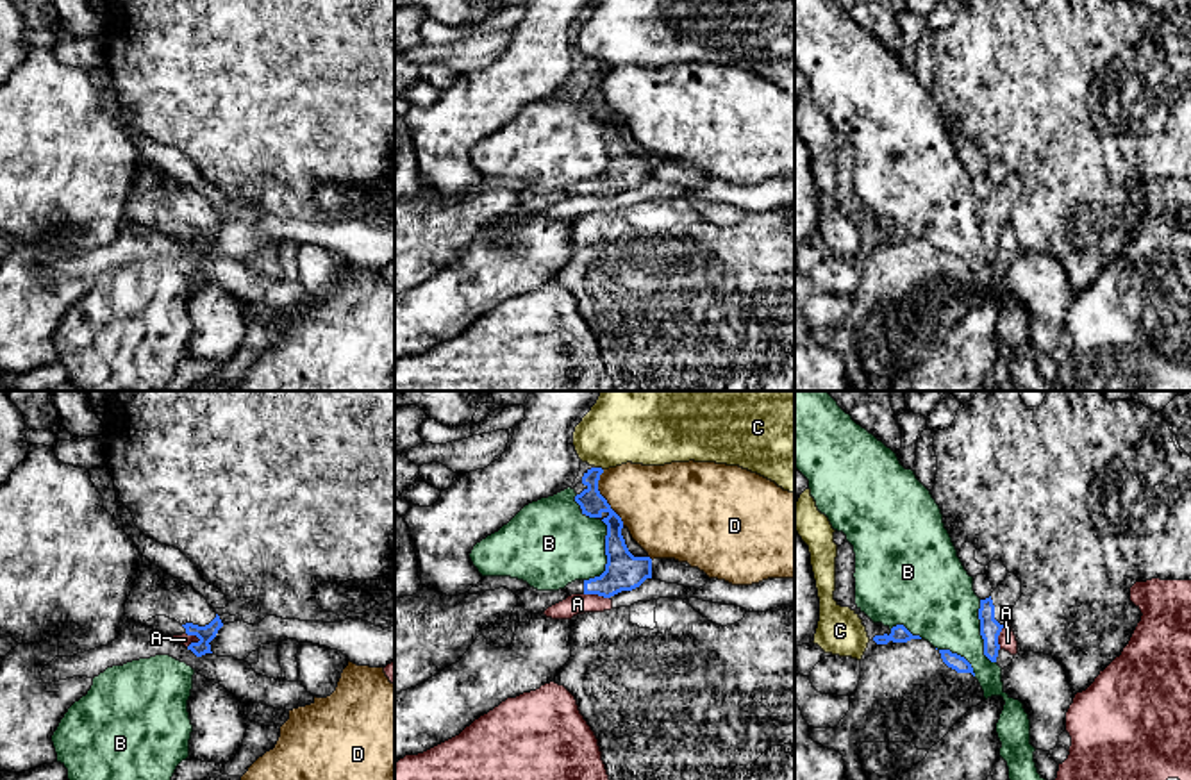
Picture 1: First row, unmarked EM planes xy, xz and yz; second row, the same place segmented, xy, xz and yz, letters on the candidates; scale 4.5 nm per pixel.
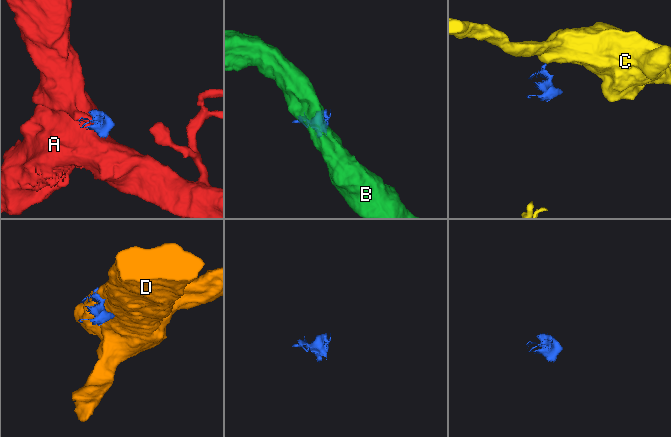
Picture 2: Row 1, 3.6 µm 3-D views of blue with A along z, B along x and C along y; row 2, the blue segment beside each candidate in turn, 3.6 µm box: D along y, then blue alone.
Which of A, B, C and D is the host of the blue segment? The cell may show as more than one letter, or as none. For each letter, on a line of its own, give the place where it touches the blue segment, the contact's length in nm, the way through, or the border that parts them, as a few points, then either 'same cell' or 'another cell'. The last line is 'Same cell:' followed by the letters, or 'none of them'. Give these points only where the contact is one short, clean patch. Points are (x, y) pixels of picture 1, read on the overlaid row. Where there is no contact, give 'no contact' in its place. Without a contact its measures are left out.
A: xy (193, 643) | 80 nm | along xy (200, 639), (186, 647) | another cell
B: xz (606, 554) | 300 nm | another cell
C: xz (599, 468) | 40 nm | along xz (595, 466), (602, 470) | another cell
D: xz (604, 498) | 280 nm | another cell
Same cell: none of them

